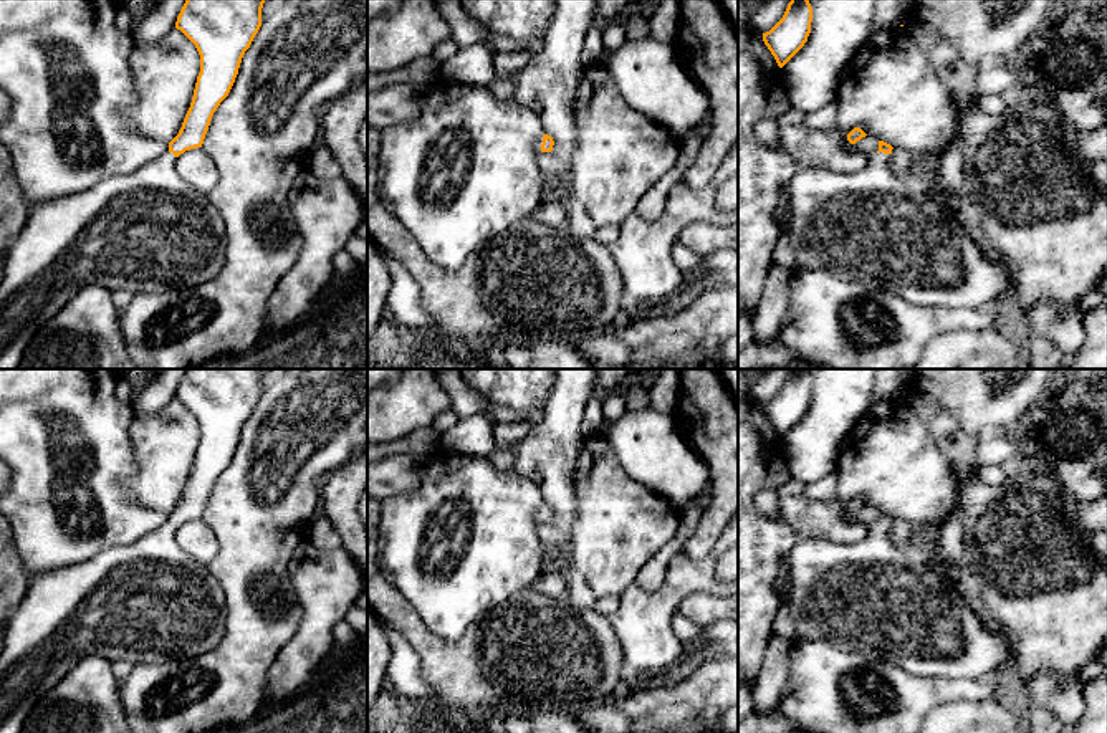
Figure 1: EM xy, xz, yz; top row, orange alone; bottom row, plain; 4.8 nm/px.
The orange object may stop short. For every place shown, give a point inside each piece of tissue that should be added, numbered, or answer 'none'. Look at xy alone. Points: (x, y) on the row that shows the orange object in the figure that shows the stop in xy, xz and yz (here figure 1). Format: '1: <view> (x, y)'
1: xy (144, 232)

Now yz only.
1: yz (871, 227)

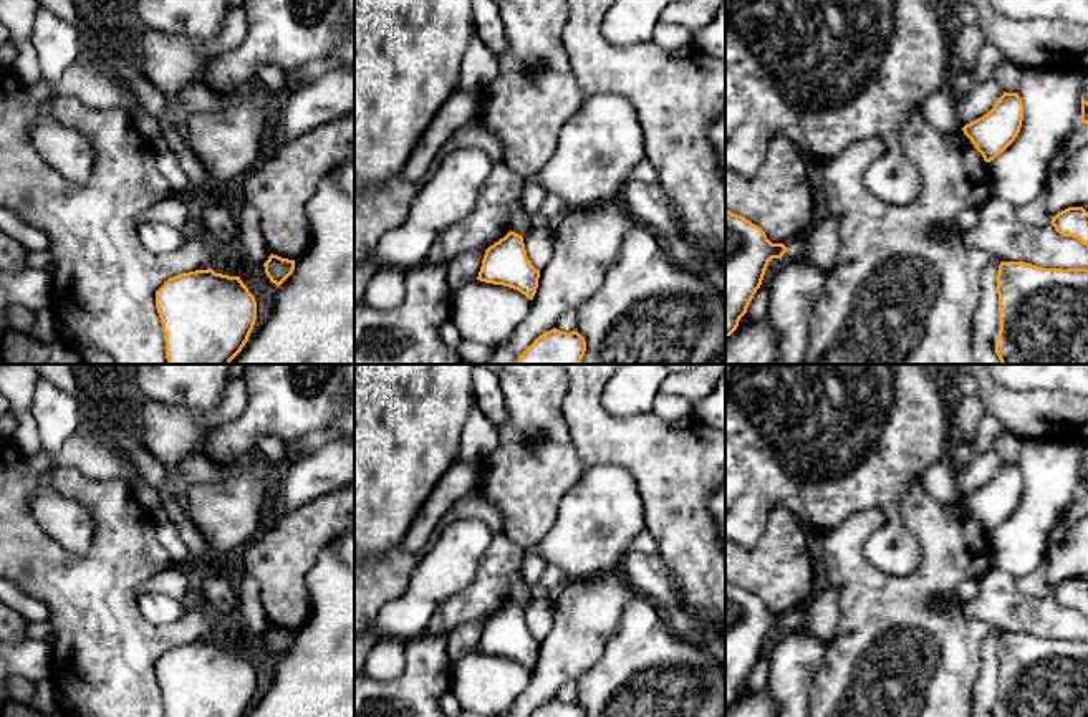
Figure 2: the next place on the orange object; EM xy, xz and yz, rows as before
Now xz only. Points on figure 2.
none

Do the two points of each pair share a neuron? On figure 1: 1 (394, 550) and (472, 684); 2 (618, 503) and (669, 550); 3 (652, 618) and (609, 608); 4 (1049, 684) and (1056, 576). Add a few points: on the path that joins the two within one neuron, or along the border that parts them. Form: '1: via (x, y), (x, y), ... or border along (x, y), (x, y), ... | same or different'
1: border along (417, 613), (444, 639), (457, 639), (479, 619) | different
2: border along (680, 508), (675, 535), (639, 573) | different
3: border along (621, 596), (621, 604), (608, 616) | different
4: border along (1076, 675), (1063, 684), (1039, 669), (1015, 685) | different

